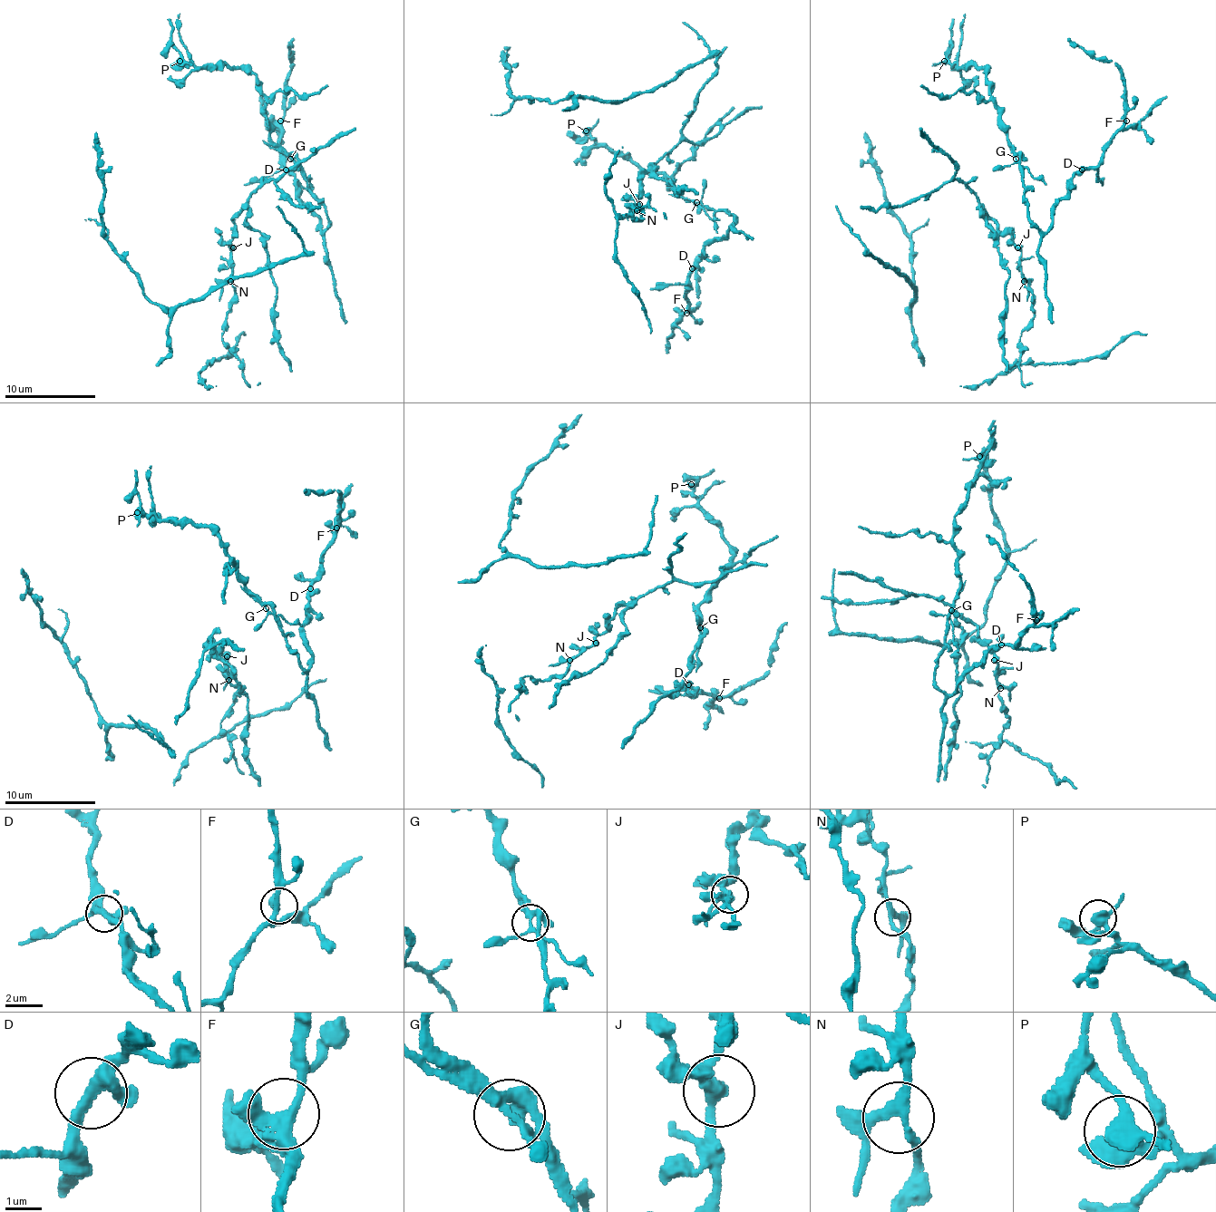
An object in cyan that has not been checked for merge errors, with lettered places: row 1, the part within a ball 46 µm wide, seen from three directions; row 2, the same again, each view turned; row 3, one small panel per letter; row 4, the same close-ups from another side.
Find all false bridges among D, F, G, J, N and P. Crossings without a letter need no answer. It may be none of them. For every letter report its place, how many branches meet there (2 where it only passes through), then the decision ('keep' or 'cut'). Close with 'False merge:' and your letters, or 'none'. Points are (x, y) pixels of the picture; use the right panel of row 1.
D: place (1082, 169); branches 3; keep
F: place (1126, 121); branches 4; keep
G: place (1016, 159); branches 4; cut
J: place (1017, 247); branches 3; keep
N: place (1024, 281); branches 3; keep
P: place (944, 61); branches 4; keep
False merge: G

